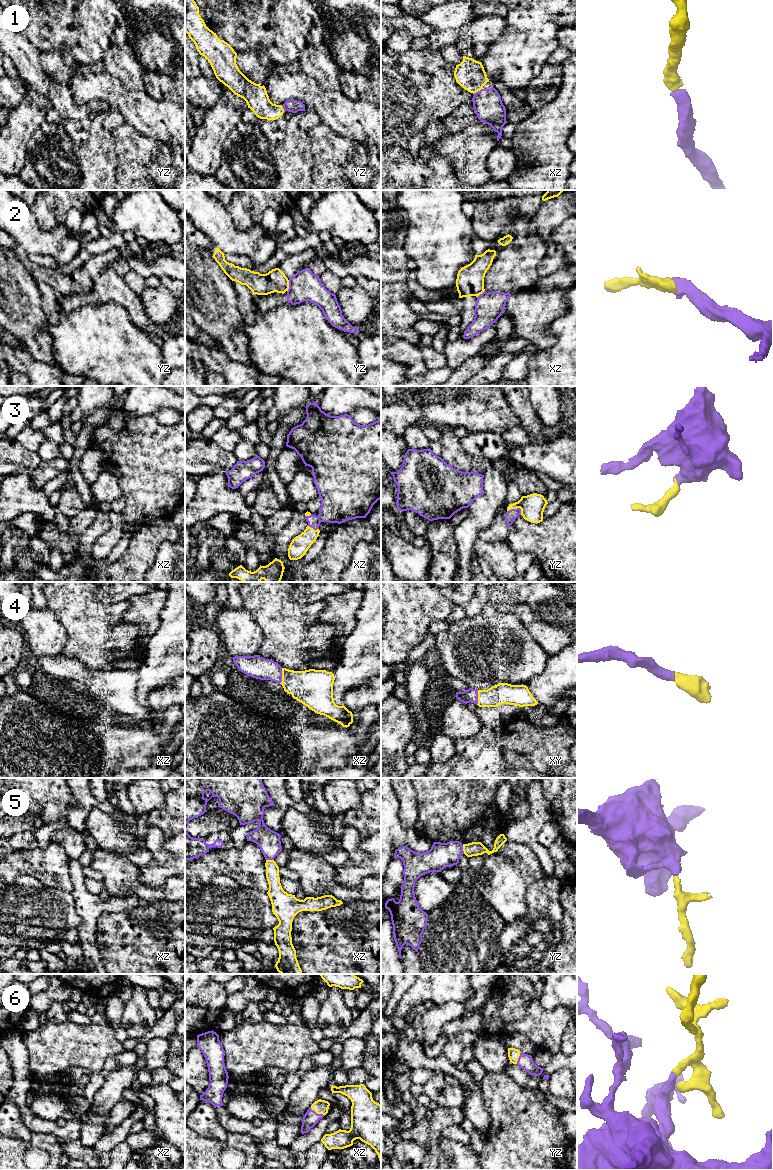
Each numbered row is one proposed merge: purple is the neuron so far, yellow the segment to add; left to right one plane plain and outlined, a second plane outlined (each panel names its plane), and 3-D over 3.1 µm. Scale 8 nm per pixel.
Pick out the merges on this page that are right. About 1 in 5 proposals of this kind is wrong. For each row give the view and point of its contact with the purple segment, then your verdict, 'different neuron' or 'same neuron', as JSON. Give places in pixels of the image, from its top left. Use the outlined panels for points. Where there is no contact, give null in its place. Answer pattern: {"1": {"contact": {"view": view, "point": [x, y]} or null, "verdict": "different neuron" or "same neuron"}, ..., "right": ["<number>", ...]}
{"1": {"contact": {"view": "xz", "point": [478, 91]}, "verdict": "same neuron"}, "2": {"contact": {"view": "yz", "point": [289, 286]}, "verdict": "different neuron"}, "3": {"contact": {"view": "yz", "point": [517, 508]}, "verdict": "same neuron"}, "4": {"contact": {"view": "xz", "point": [281, 676]}, "verdict": "same neuron"}, "5": {"contact": {"view": "yz", "point": [462, 849]}, "verdict": "different neuron"}, "6": {"contact": {"view": "xz", "point": [316, 1113]}, "verdict": "same neuron"}, "right": ["1", "3", "4", "6"]}

